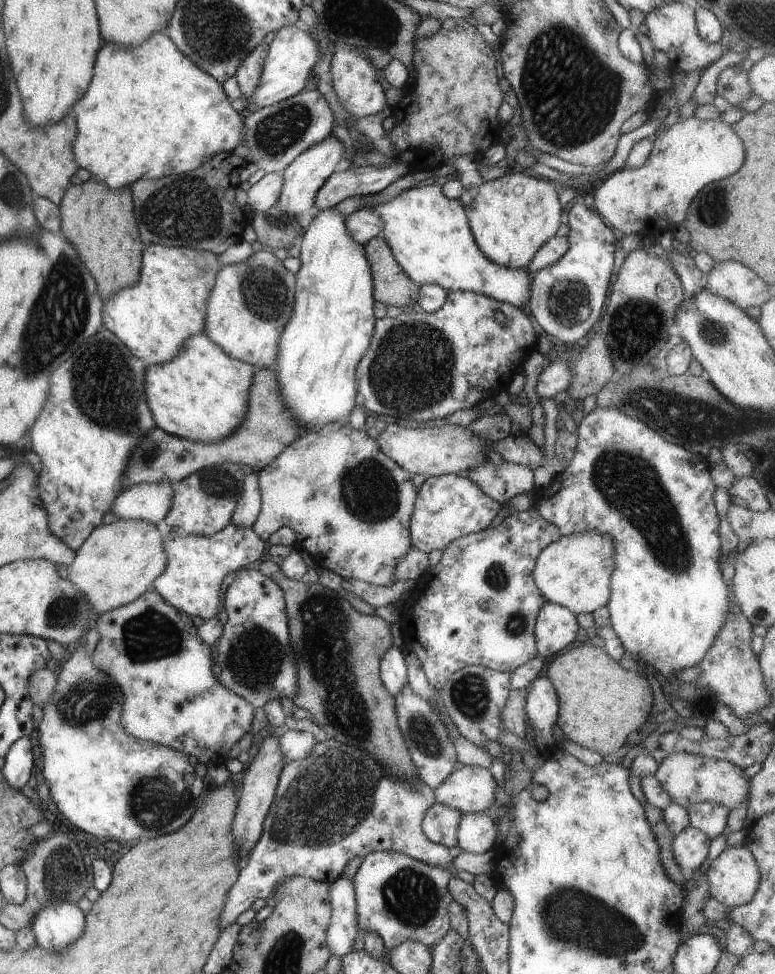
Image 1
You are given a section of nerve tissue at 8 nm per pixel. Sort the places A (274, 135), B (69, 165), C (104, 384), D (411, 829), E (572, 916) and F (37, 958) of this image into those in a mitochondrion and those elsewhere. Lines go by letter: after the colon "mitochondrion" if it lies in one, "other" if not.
A: mitochondrion
B: other
C: mitochondrion
D: other
E: mitochondrion
F: other

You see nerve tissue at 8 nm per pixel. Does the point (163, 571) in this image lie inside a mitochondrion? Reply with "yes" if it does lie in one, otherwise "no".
no

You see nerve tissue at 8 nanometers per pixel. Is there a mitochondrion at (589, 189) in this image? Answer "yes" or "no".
no

